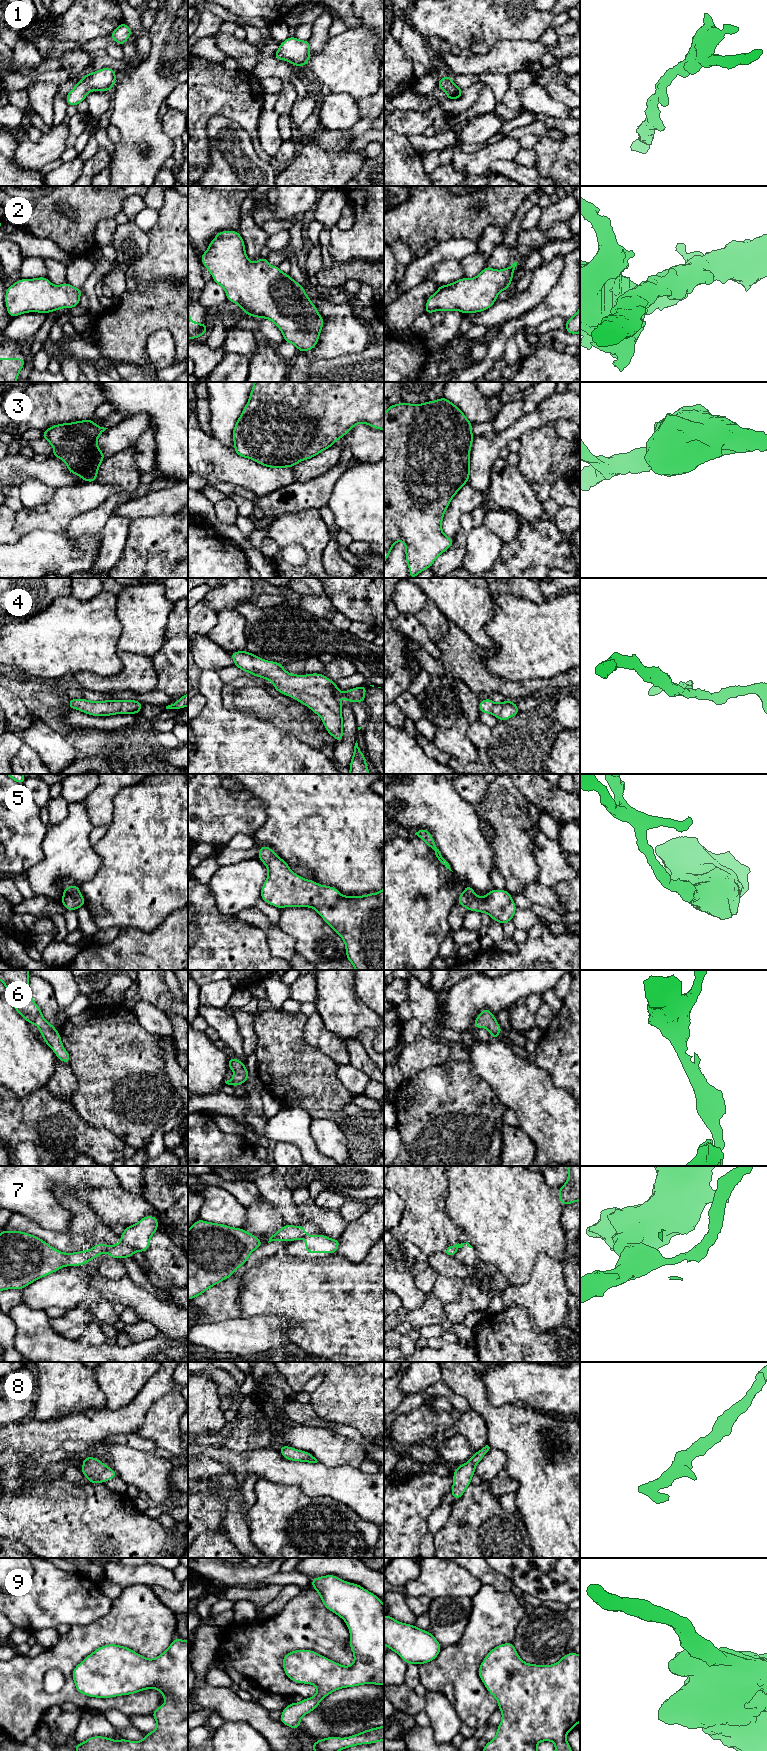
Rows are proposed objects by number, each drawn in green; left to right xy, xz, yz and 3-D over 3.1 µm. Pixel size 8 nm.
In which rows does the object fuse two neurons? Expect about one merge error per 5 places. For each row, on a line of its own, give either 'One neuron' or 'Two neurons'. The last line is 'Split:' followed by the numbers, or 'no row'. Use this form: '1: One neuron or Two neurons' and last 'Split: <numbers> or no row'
1: One neuron
2: One neuron
3: Two neurons
4: One neuron
5: One neuron
6: One neuron
7: Two neurons
8: One neuron
9: One neuron
Split: 3, 7

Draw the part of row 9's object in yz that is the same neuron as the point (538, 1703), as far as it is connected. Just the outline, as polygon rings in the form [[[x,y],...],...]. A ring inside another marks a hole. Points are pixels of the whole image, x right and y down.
[[[509,1642],[493,1648],[487,1654],[478,1669],[478,1674],[488,1692],[497,1699],[499,1704],[498,1709],[502,1712],[501,1723],[497,1727],[495,1738],[487,1742],[482,1751],[537,1751],[536,1746],[541,1741],[552,1741],[556,1747],[555,1751],[573,1751],[566,1740],[566,1736],[568,1732],[574,1727],[577,1727],[577,1724],[580,1722],[580,1655],[570,1652],[553,1665],[527,1664],[519,1657],[513,1643]]]

